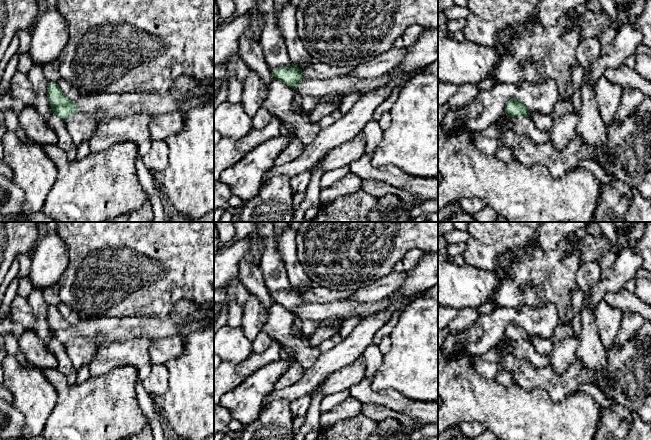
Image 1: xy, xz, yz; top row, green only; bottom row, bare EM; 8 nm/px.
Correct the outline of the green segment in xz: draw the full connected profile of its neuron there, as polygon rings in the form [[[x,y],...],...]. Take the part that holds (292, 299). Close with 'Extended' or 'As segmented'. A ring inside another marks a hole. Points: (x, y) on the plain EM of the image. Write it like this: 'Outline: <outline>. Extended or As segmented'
Outline: [[[292,288],[288,291],[279,291],[271,296],[276,304],[280,304],[288,311],[294,313],[301,320],[312,320],[319,323],[326,319],[348,319],[361,317],[387,308],[399,297],[394,294],[371,303],[361,303],[348,298],[335,299],[330,302],[303,302],[302,293]]]. Extended

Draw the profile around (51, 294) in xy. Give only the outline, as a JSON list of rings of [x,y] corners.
[[[54,284],[48,288],[42,290],[43,297],[49,306],[58,306],[61,303],[61,299],[59,297],[59,286],[58,284]]]

